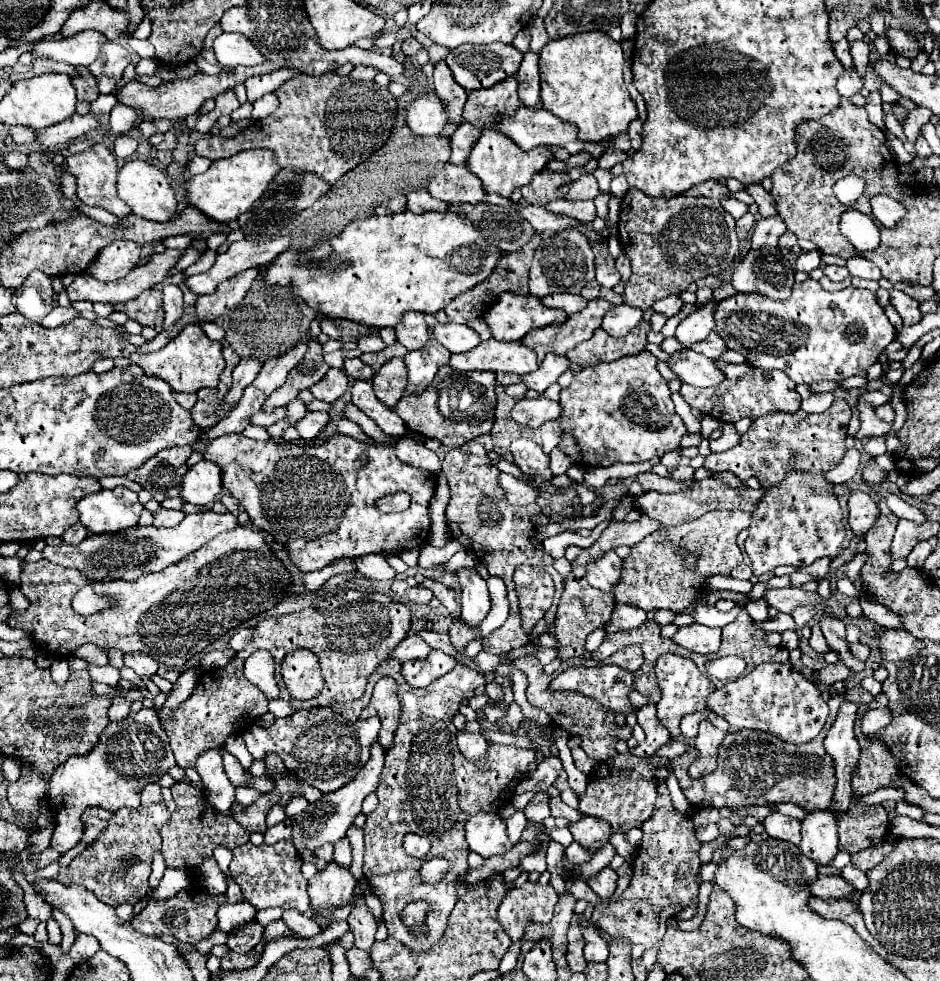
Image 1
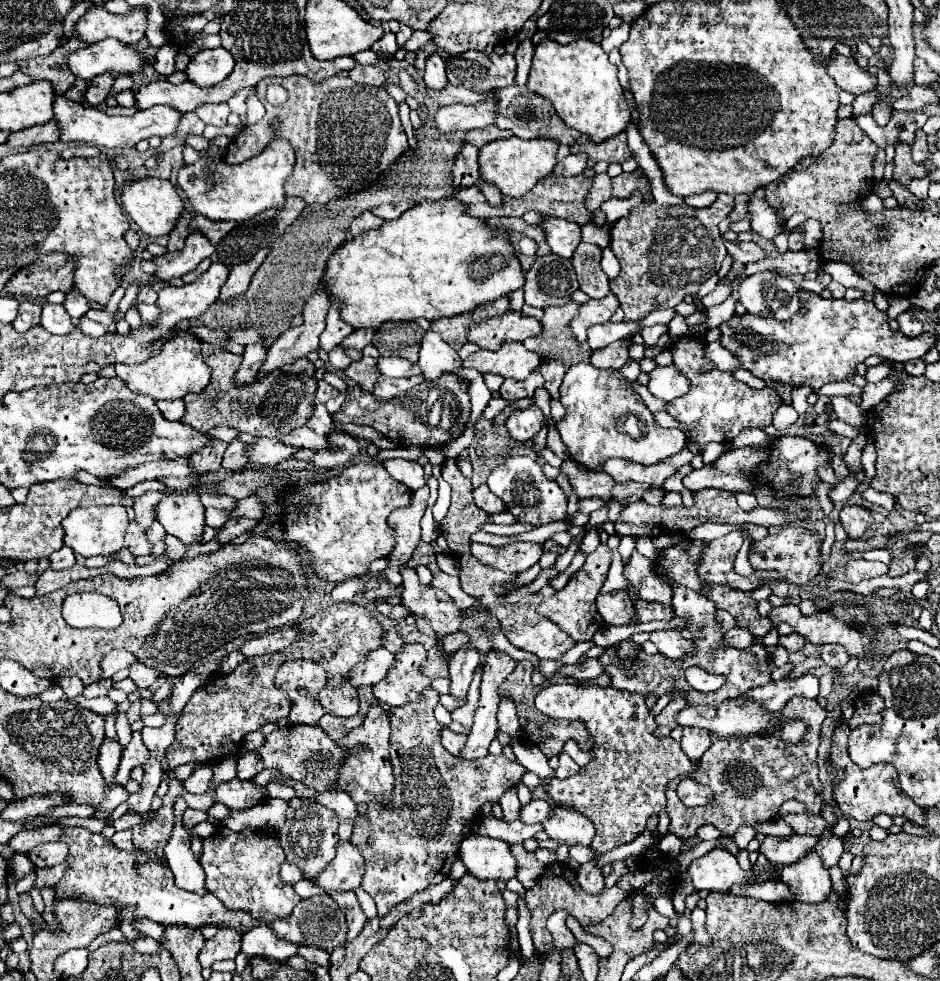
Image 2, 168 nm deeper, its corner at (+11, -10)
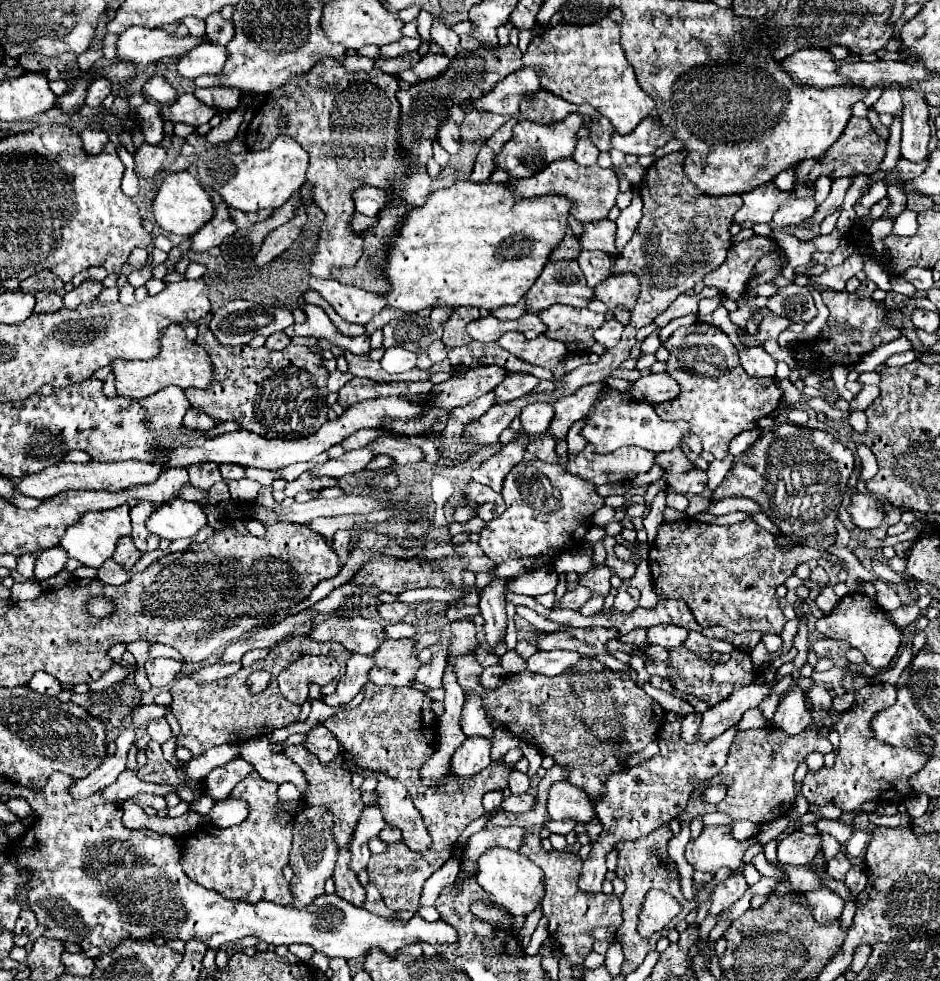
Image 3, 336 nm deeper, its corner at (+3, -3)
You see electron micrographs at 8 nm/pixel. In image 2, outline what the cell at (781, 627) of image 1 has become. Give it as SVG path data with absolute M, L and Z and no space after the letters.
M731 628L725 634L725 644L733 646L733 648L749 648L753 642L755 642L755 638L745 628Z

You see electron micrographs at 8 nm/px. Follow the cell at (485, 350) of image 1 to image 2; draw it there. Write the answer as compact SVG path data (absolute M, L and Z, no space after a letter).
M507 342L499 350L477 350L463 360L465 368L473 368L481 374L499 374L503 378L525 380L531 370L541 364L541 356L525 350L519 342Z

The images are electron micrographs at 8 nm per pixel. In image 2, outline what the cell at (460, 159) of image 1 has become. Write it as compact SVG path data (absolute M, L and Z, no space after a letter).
M465 142L453 162L453 186L455 188L465 188L473 186L479 180L479 164L477 164L477 154L479 150Z

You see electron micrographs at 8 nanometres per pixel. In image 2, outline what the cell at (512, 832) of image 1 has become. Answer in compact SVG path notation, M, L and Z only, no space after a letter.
M511 788L509 792L505 792L505 794L499 798L499 804L501 804L501 808L503 808L503 818L501 818L501 820L511 822L511 820L517 820L517 818L519 818L521 804L519 804L519 798L517 798L515 788Z

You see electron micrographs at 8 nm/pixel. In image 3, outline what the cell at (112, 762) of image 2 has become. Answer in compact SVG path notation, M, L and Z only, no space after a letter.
M127 769L127 771L123 771L123 773L119 775L119 779L117 779L113 785L109 785L107 789L103 789L103 793L105 793L103 797L105 797L105 799L109 797L109 801L113 801L113 803L121 803L139 793L165 796L168 793L174 793L180 787L185 786L175 787L174 785L142 781L137 777L135 771L129 771L129 769Z

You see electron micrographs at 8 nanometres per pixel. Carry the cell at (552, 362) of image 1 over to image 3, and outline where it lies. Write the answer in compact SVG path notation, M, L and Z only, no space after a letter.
M509 373L501 381L501 385L495 387L495 401L505 403L505 401L519 399L519 397L531 393L537 387L537 383L539 383L539 379L529 373Z

